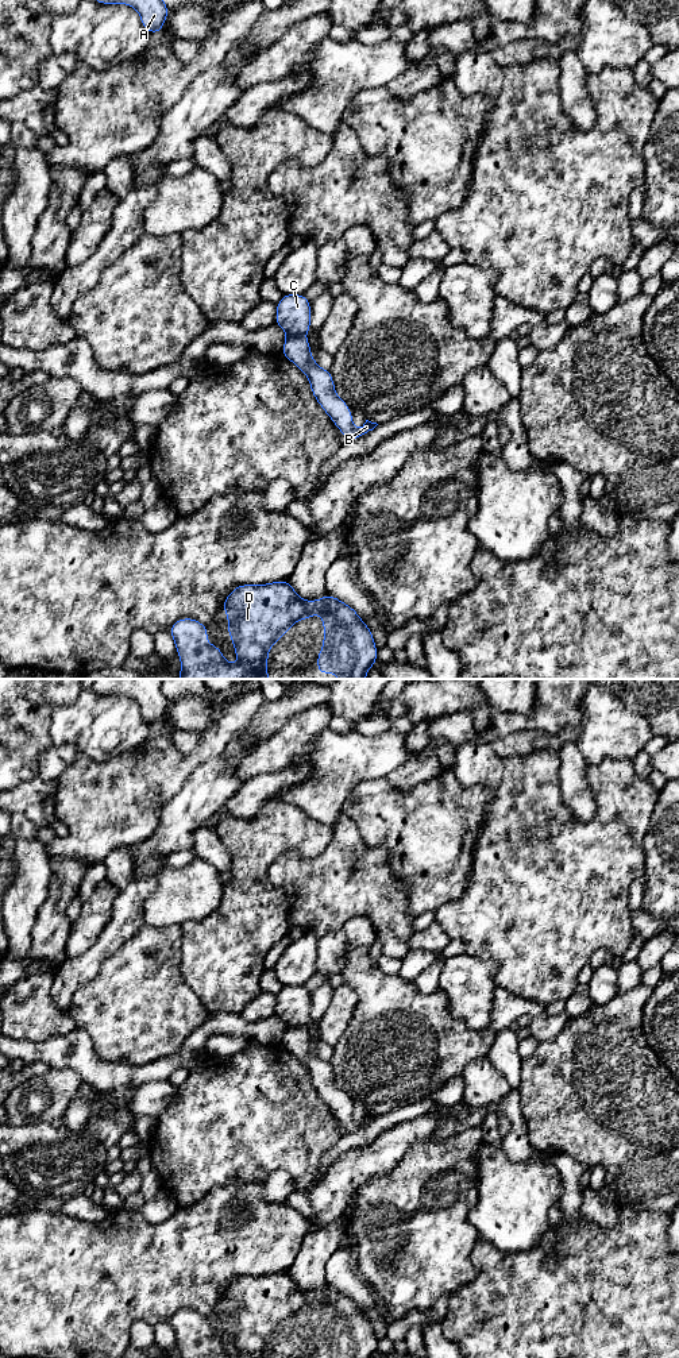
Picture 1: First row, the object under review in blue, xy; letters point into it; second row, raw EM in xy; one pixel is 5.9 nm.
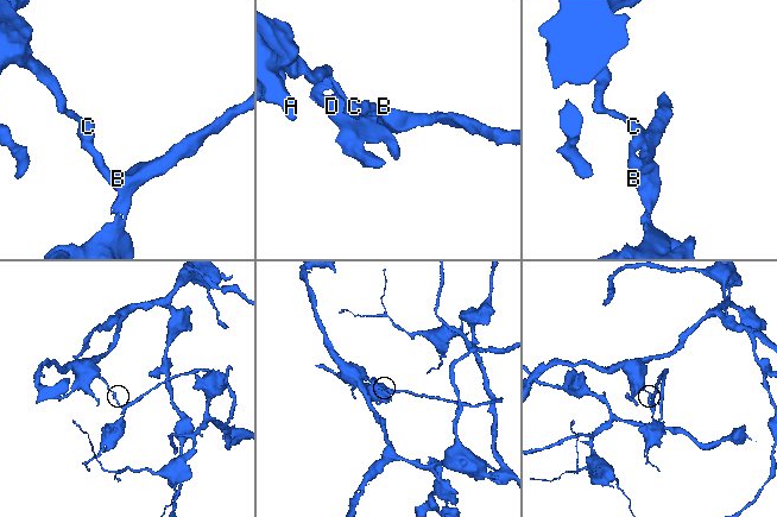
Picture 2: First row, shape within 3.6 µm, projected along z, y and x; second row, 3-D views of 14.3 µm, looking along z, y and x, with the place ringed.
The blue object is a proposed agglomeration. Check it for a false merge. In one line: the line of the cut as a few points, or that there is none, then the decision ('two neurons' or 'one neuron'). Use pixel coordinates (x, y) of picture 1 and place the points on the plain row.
cut in xy along (288, 1026), (304, 1029); two neurons

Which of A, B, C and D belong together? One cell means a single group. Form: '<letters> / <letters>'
A C / B D

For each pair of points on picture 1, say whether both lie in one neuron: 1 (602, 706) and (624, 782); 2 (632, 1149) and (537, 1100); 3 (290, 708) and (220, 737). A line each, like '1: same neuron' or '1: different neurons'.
1: different neurons
2: same neuron
3: different neurons

